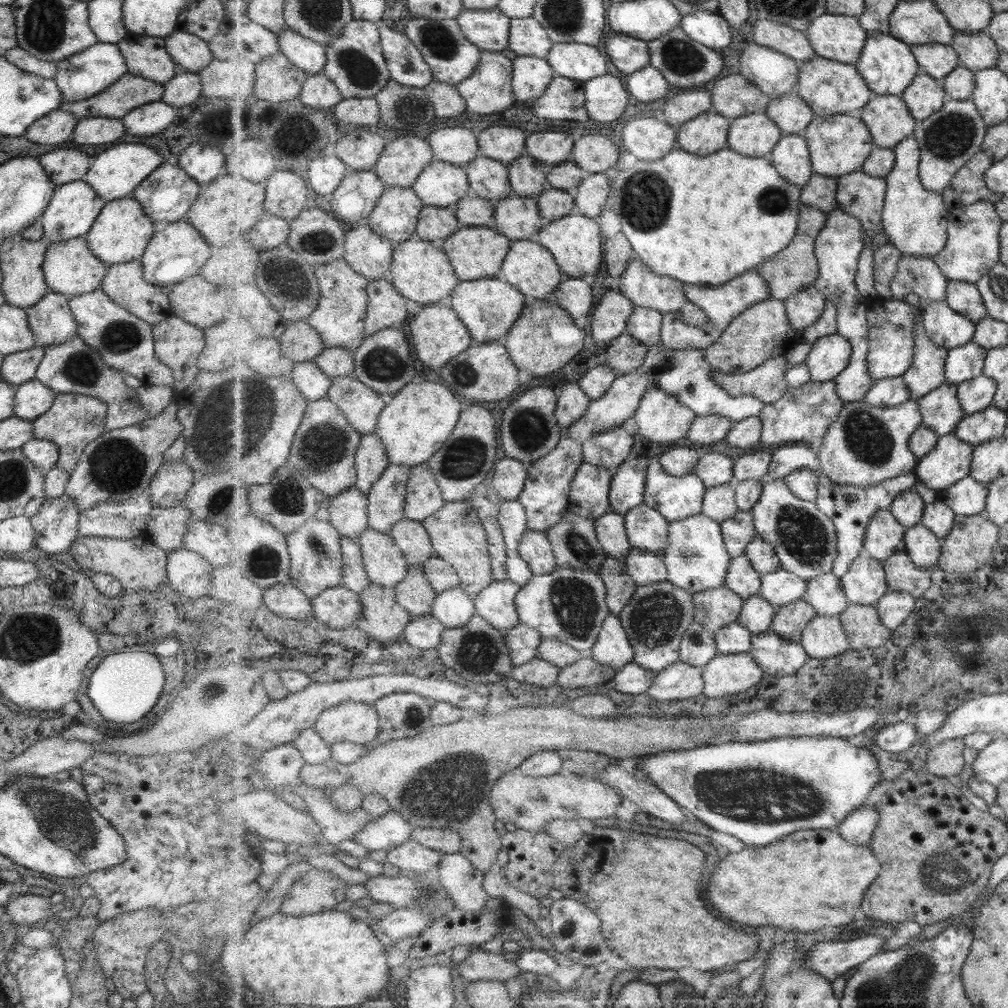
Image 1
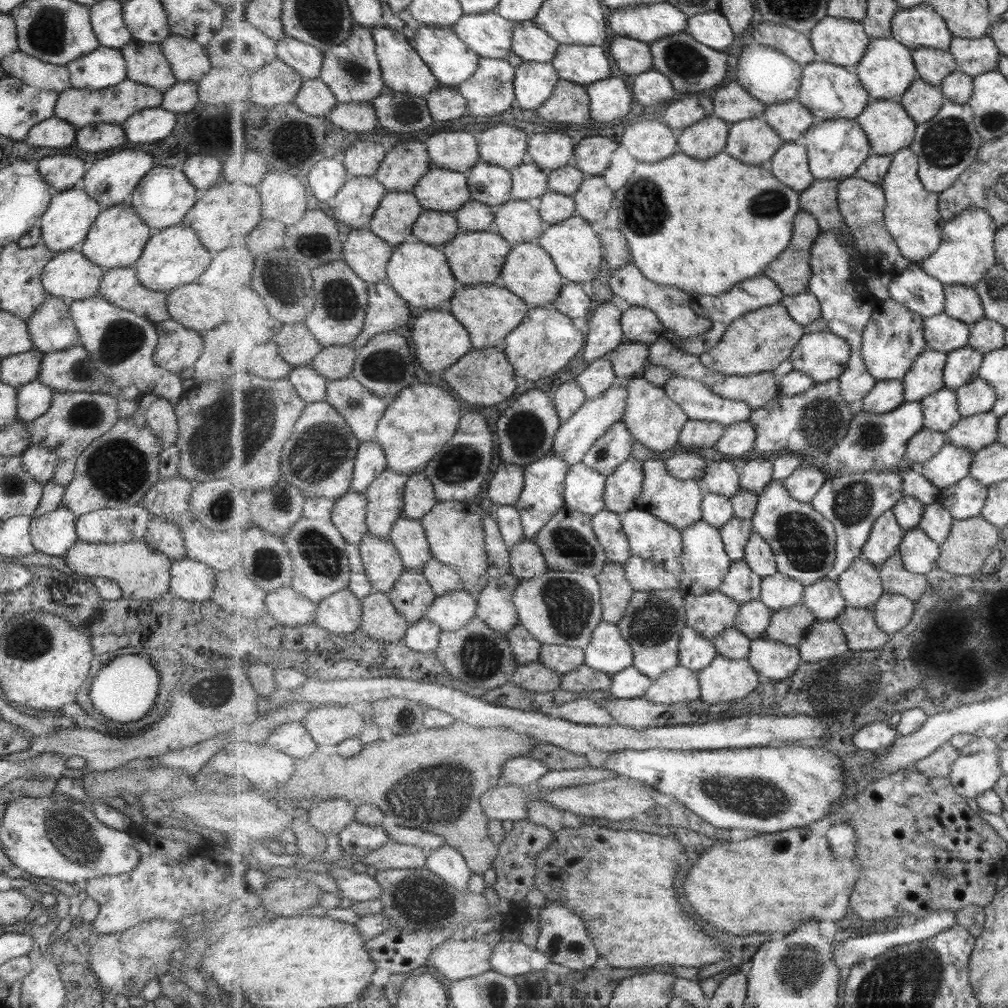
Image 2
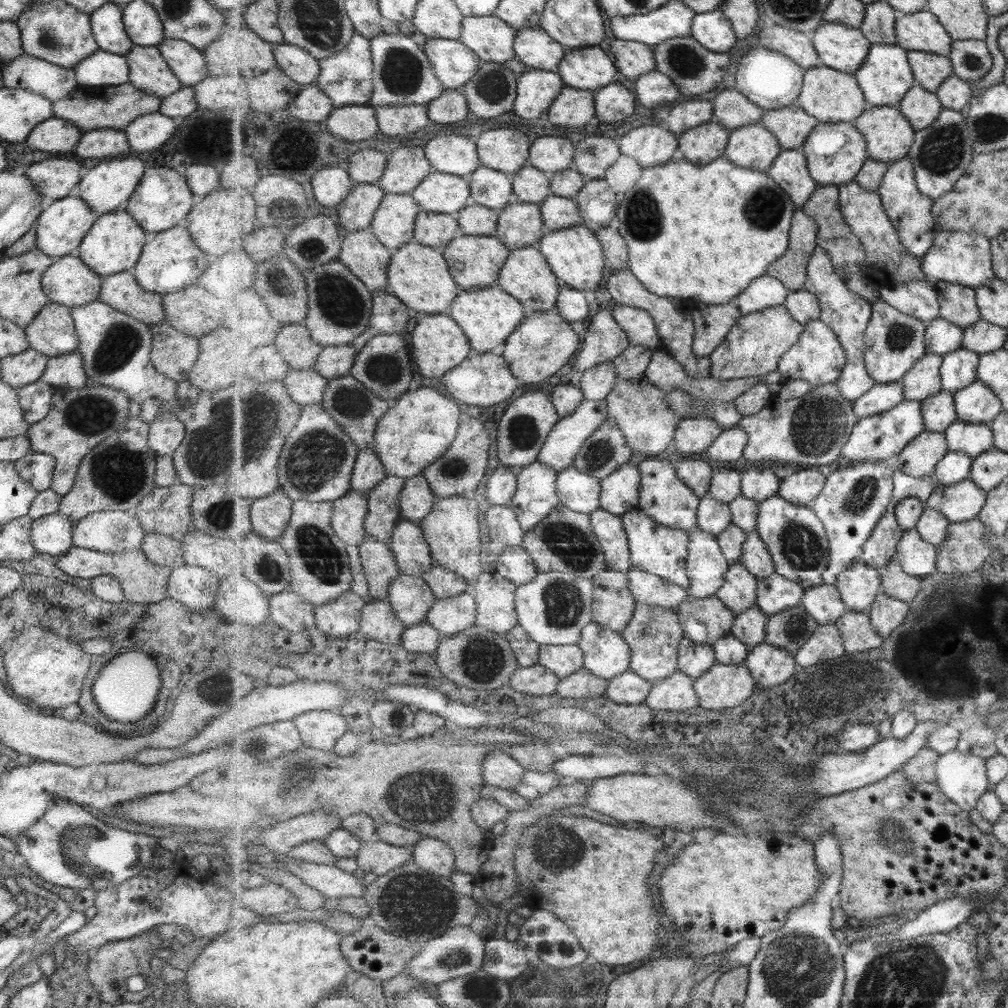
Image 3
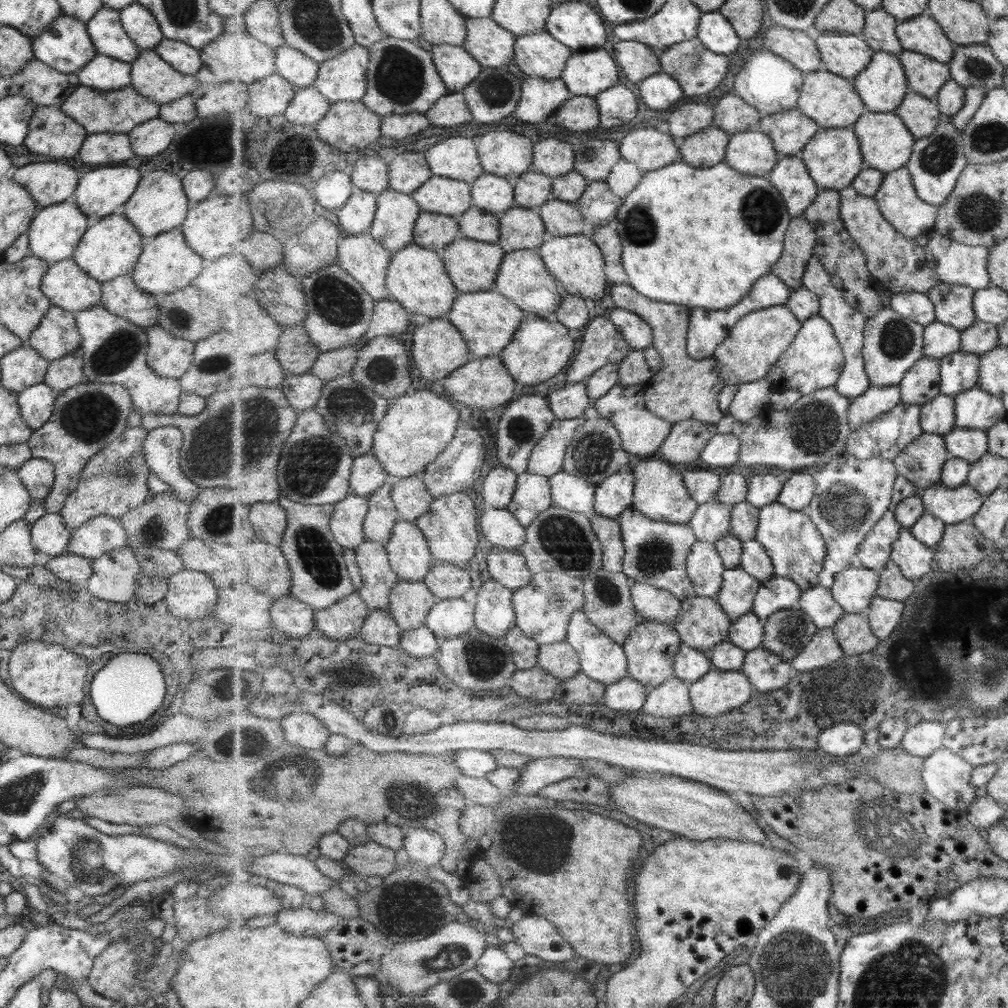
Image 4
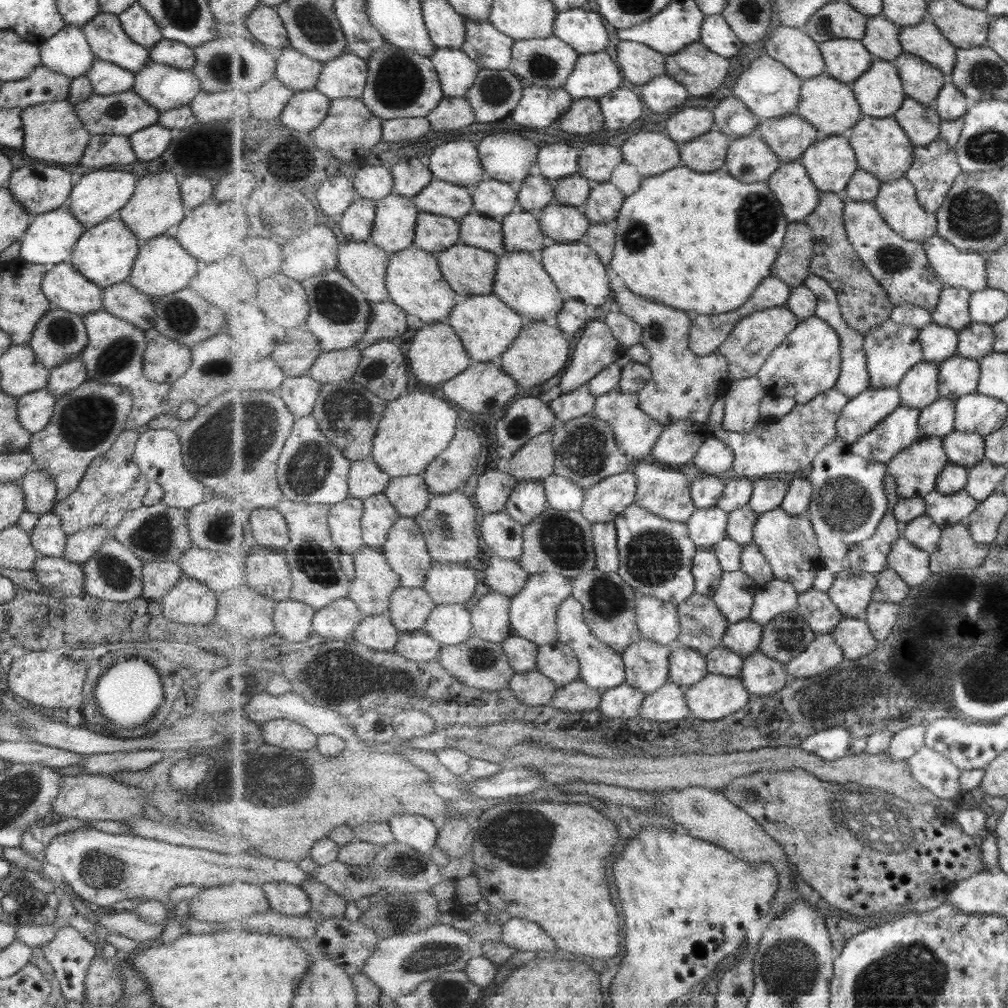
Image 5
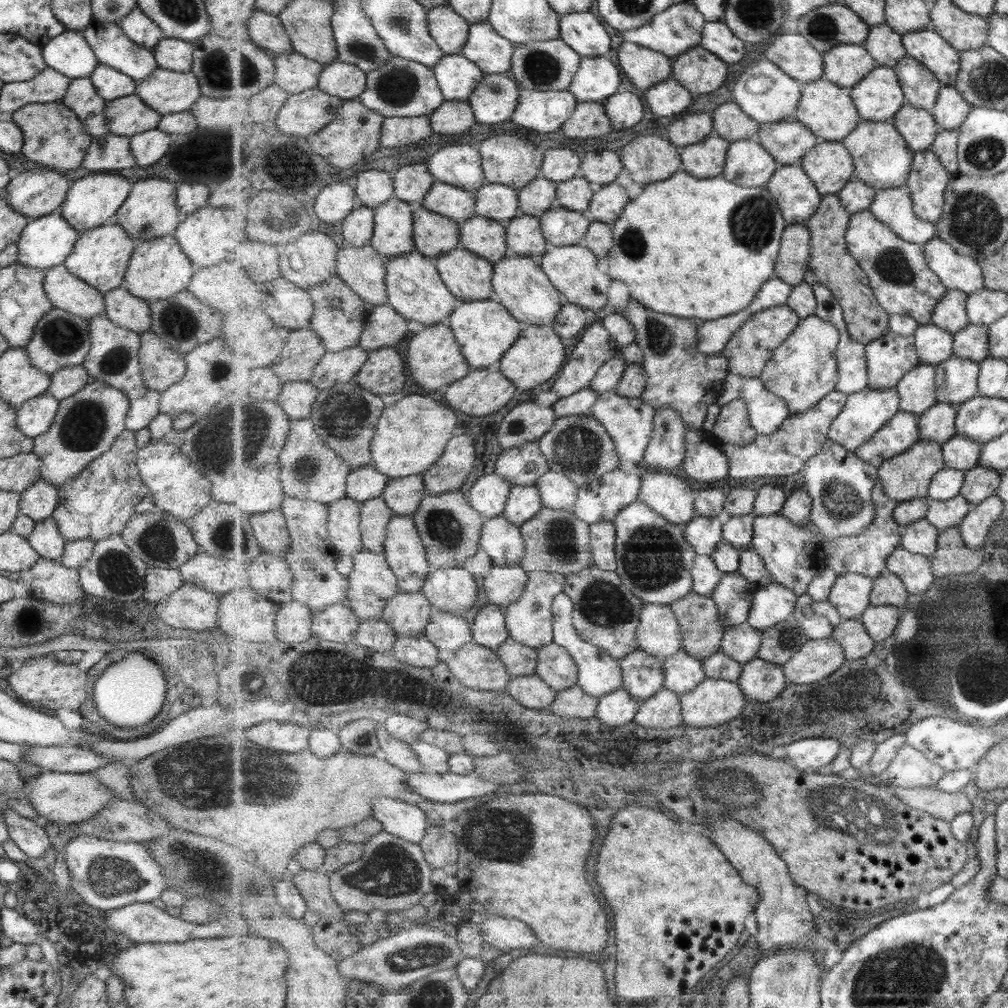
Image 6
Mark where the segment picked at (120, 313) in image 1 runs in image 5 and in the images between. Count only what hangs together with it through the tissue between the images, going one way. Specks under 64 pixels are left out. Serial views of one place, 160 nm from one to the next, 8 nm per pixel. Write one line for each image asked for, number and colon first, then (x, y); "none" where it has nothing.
2: (120, 345)
3: (114, 348)
4: (112, 349)
5: (113, 354)

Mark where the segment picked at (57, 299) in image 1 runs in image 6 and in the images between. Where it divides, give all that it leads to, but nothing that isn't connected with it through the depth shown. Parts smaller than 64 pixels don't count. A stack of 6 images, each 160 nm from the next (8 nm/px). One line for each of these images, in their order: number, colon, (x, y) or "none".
2: (50, 328)
3: (51, 333)
4: (56, 335)
5: (59, 336)
6: (59, 340)

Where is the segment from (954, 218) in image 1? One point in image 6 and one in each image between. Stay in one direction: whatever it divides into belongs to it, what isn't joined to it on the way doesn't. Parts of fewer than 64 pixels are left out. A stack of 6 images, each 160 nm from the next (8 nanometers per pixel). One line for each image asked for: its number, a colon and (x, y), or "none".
2: (967, 253)
3: (965, 258)
4: (955, 262)
5: (958, 268)
6: (957, 271)

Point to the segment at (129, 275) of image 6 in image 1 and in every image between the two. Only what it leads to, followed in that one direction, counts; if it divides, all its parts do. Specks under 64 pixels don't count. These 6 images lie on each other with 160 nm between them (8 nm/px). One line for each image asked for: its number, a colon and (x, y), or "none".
1: (176, 251)
2: (172, 257)
3: (169, 262)
4: (166, 264)
5: (161, 266)

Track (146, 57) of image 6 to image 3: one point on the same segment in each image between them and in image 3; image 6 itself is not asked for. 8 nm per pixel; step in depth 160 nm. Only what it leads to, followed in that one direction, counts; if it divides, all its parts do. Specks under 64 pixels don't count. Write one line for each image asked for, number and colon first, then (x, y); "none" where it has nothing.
3: (106, 25)
4: (104, 29)
5: (106, 39)

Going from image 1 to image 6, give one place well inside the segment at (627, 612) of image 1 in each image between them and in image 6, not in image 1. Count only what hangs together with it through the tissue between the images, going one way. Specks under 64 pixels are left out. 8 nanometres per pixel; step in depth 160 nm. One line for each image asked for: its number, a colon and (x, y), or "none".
2: (654, 622)
3: (655, 633)
4: (652, 648)
5: (647, 662)
6: (644, 676)

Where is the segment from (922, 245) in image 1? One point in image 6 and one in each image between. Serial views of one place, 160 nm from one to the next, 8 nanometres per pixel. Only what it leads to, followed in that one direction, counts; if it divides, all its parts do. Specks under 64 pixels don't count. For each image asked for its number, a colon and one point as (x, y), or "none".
2: (912, 214)
3: (910, 211)
4: (898, 199)
5: (898, 202)
6: (895, 206)

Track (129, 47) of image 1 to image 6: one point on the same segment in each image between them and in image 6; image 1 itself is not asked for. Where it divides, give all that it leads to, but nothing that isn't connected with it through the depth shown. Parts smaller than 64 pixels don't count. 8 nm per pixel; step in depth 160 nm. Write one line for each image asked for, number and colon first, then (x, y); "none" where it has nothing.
2: (145, 64)
3: (147, 71)
4: (150, 77)
5: (162, 87)
6: (166, 92)

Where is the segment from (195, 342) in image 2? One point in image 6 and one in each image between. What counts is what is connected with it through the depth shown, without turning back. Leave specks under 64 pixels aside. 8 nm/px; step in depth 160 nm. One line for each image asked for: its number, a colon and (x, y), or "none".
3: (172, 353)
4: (167, 356)
5: (163, 361)
6: (160, 367)

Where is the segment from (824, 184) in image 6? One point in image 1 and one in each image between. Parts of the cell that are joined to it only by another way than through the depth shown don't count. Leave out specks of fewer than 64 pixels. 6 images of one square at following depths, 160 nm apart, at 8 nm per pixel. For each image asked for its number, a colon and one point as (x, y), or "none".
1: (839, 144)
2: (836, 148)
3: (836, 152)
4: (834, 157)
5: (831, 162)

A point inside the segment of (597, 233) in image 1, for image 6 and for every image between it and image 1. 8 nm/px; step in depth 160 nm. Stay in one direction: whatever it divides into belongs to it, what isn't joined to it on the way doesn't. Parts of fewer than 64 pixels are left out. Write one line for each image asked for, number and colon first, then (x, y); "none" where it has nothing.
2: (576, 248)
3: (576, 254)
4: (576, 261)
5: (576, 268)
6: (573, 269)

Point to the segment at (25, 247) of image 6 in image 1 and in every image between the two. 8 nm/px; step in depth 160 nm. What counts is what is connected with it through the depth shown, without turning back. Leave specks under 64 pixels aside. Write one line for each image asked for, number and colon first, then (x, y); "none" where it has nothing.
1: (73, 207)
2: (63, 226)
3: (59, 228)
4: (53, 233)
5: (48, 240)

